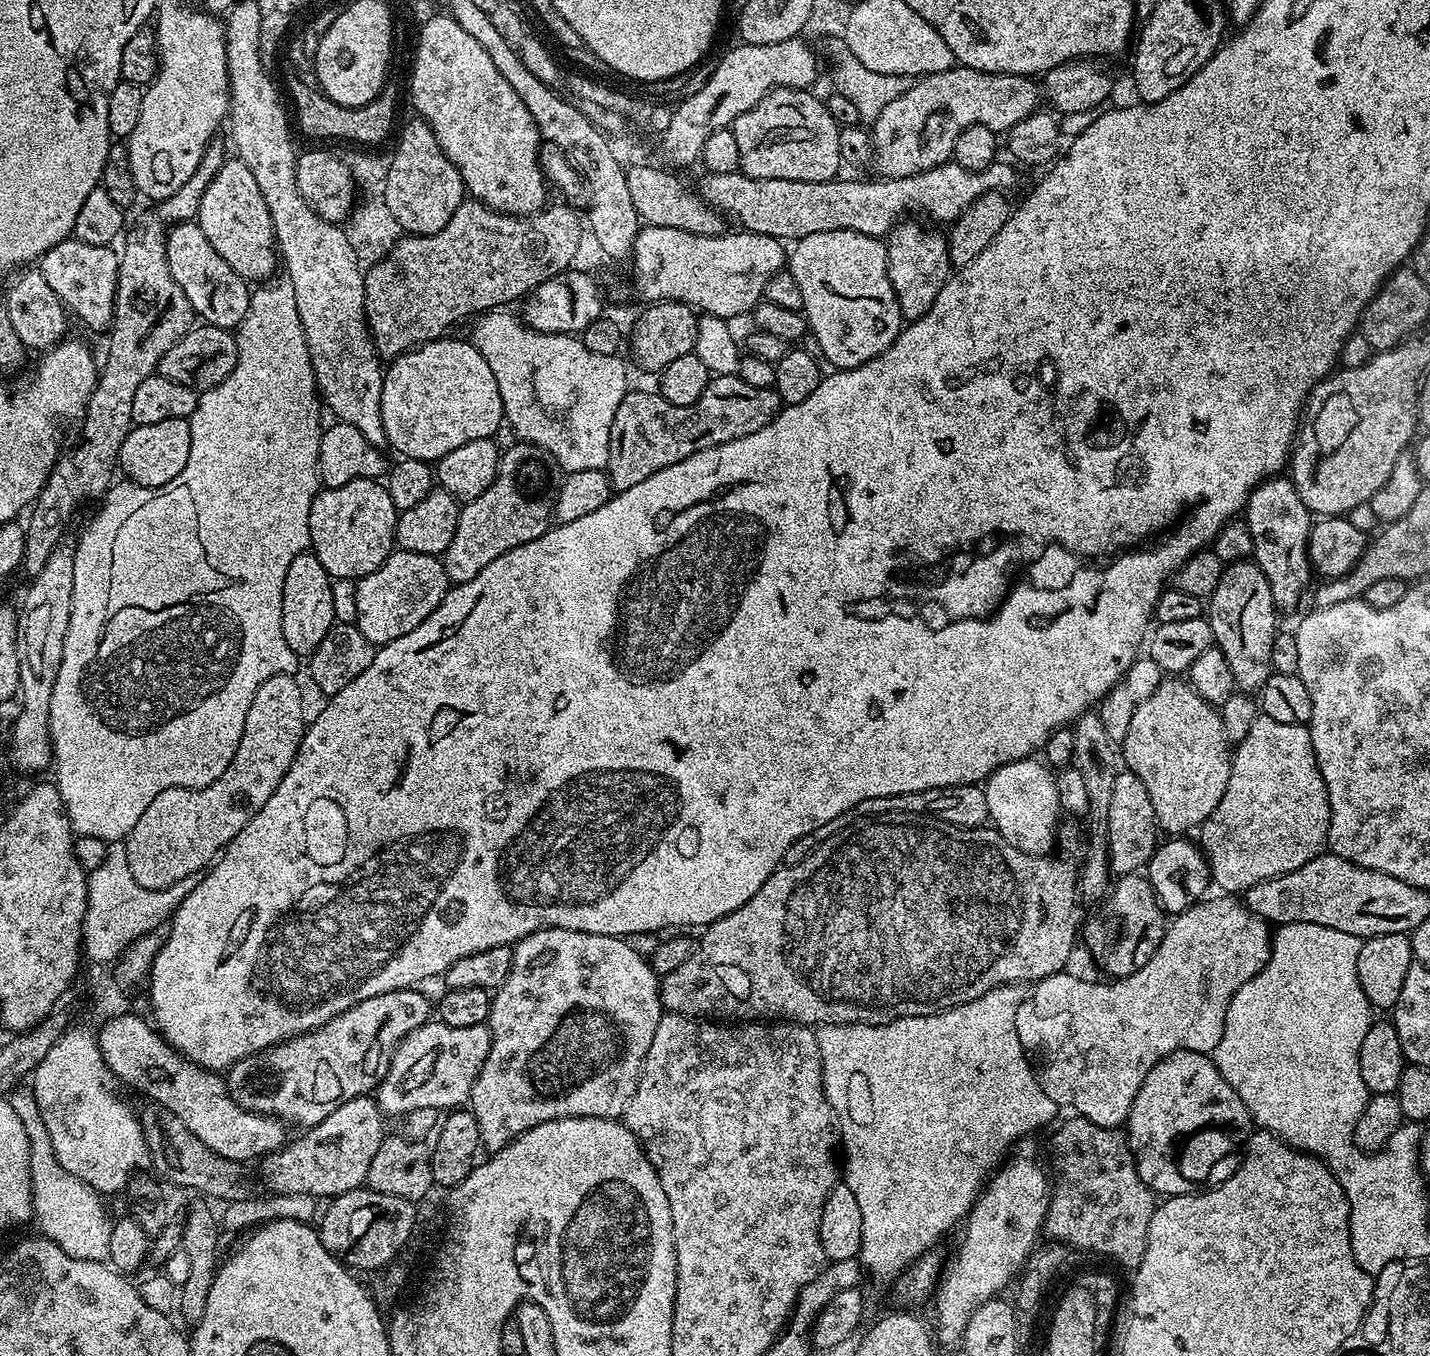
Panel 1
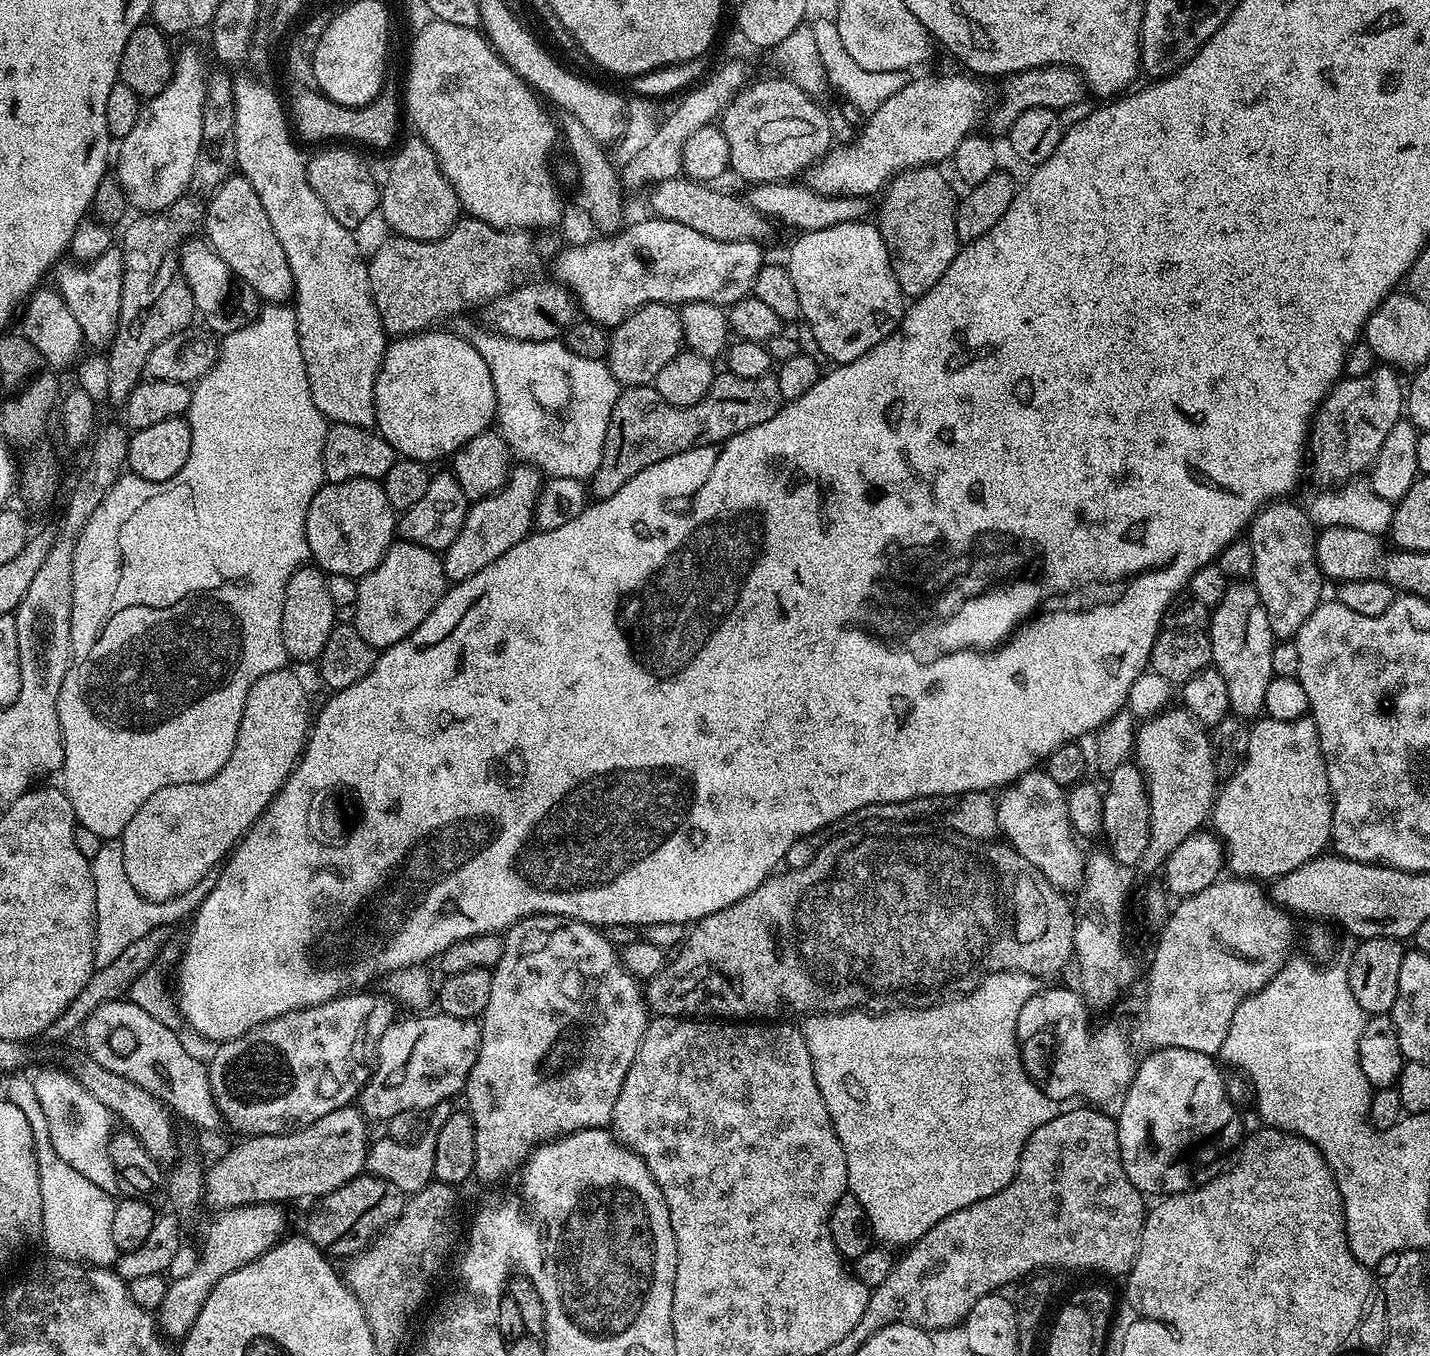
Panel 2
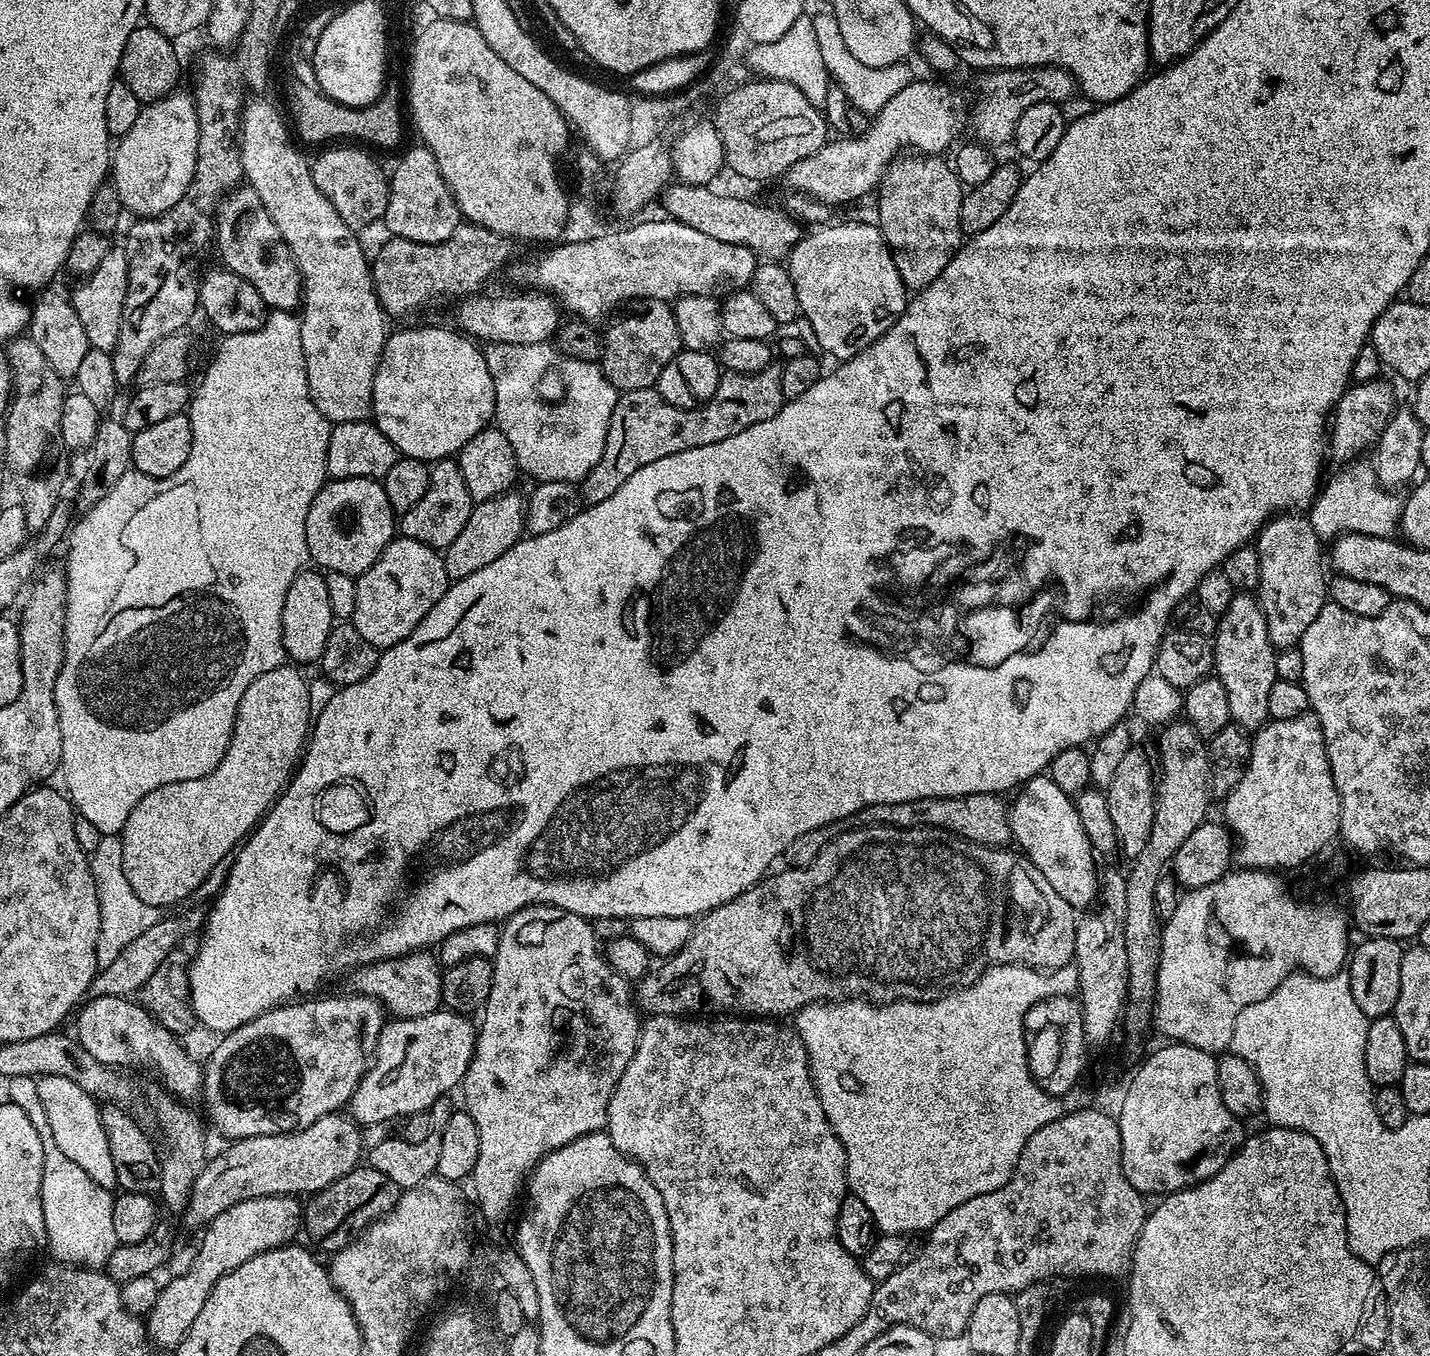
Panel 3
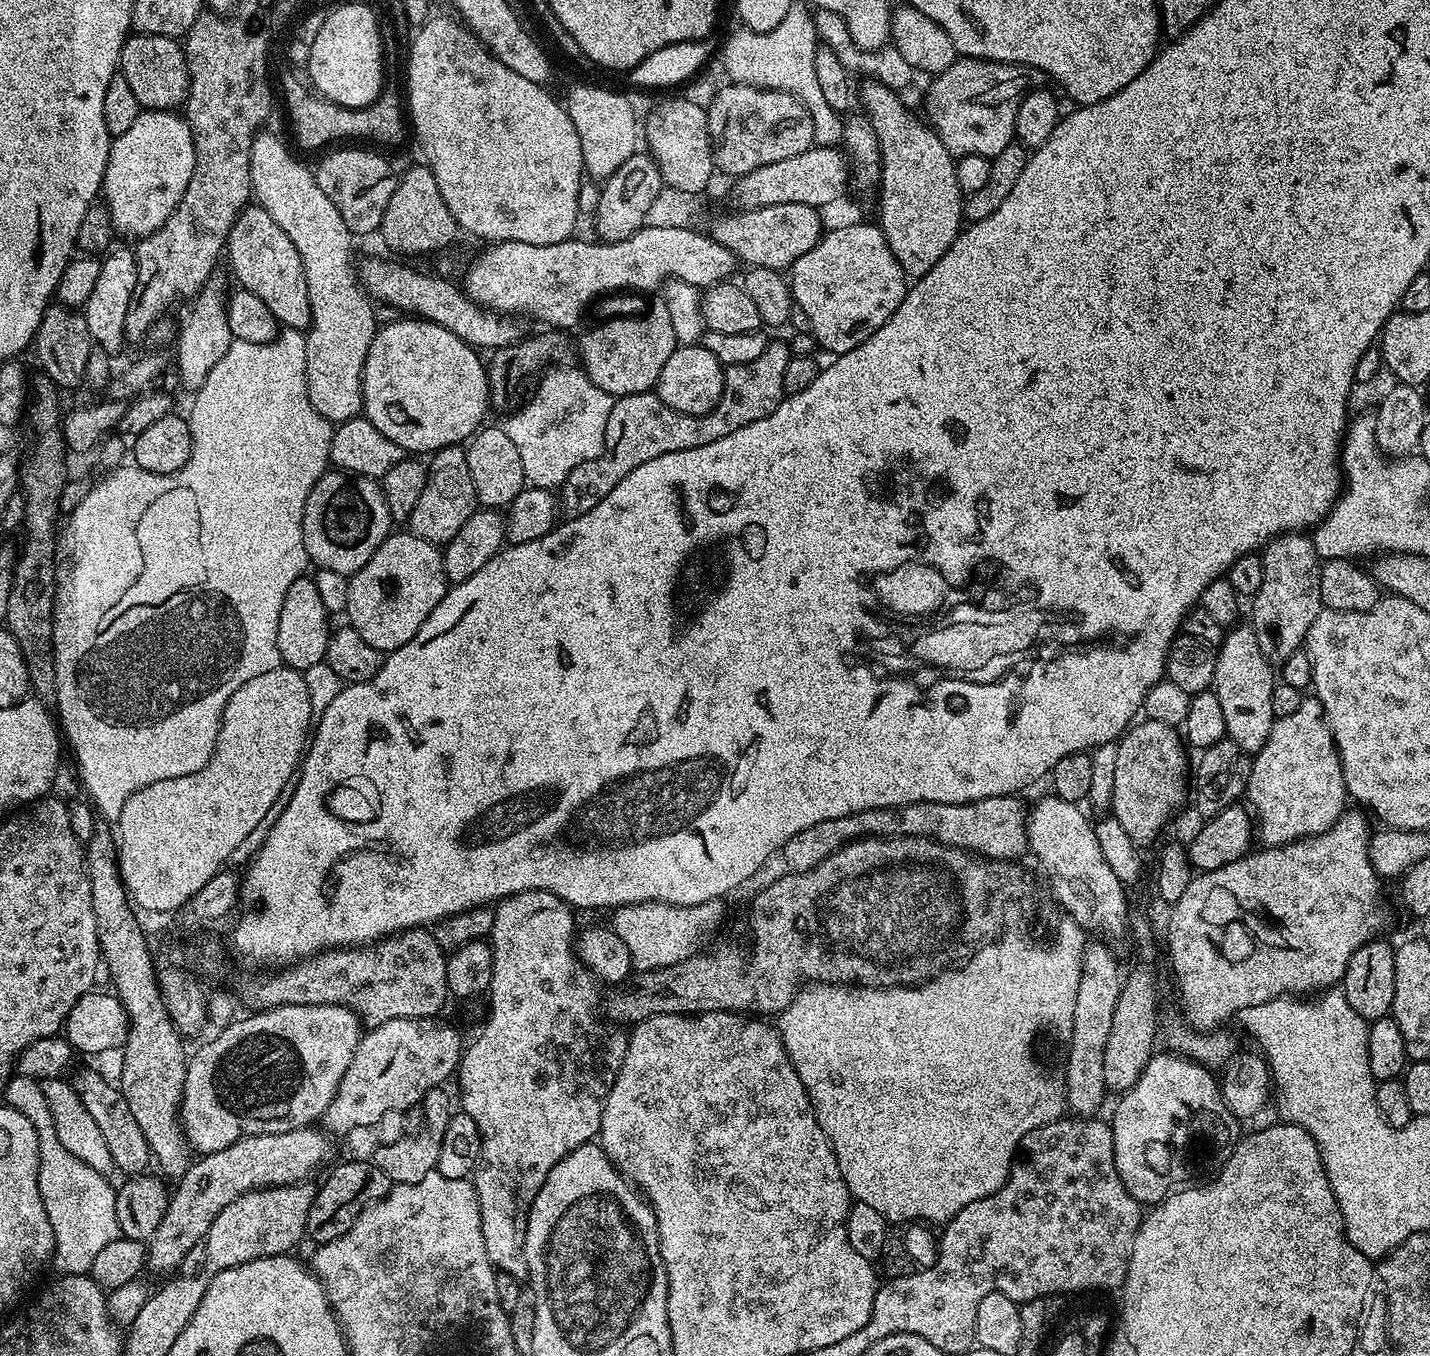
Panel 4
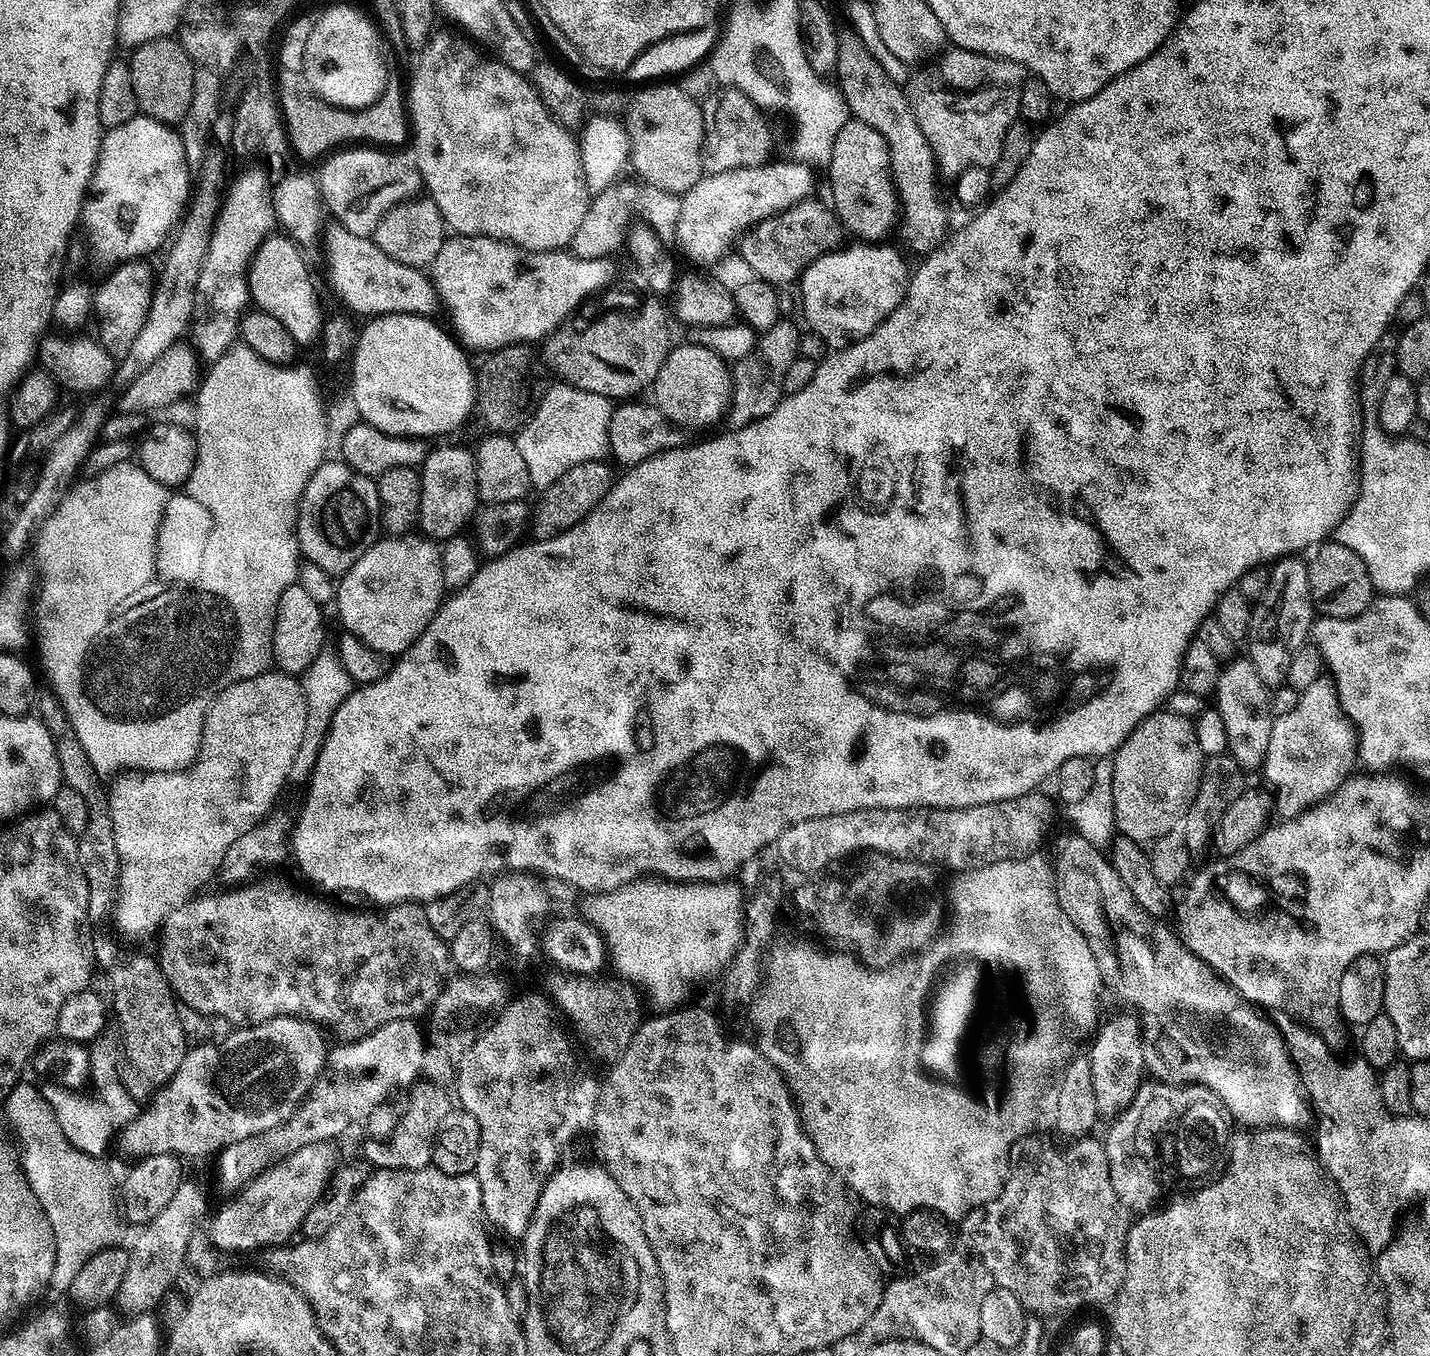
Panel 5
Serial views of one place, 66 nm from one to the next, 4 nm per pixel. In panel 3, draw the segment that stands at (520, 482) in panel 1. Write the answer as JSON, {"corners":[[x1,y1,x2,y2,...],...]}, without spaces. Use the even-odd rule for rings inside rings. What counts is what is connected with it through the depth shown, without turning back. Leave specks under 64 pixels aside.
{"corners":[[504,492,492,500,479,501,473,507,470,518,466,518,466,526,462,526,462,534,458,534,458,538,442,552,449,581,470,578,470,574,482,570,482,566,490,566,494,558,506,554,510,546,522,539,526,532,526,500,518,492]]}

